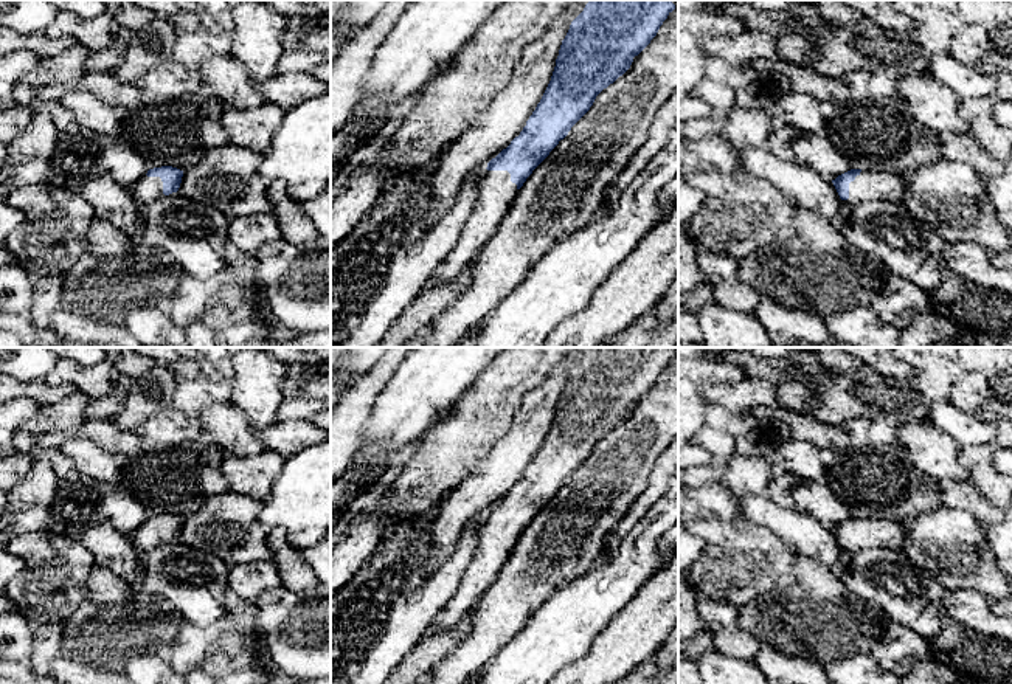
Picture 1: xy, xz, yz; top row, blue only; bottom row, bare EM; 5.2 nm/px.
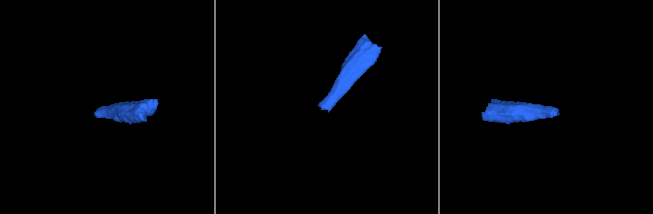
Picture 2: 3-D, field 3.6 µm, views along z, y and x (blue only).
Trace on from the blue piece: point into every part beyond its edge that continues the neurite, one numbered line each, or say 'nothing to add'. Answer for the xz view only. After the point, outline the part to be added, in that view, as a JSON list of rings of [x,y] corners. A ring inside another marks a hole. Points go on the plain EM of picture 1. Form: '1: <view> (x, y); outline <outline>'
1: xz (495, 540); outline [[[484,518],[478,527],[473,555],[464,569],[455,596],[438,613],[424,636],[458,625],[498,577],[518,537],[508,518]]]

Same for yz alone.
1: yz (869, 532); outline [[[861,518],[854,529],[849,530],[849,546],[844,552],[883,548],[902,551],[908,541],[905,524],[883,521],[875,518]]]

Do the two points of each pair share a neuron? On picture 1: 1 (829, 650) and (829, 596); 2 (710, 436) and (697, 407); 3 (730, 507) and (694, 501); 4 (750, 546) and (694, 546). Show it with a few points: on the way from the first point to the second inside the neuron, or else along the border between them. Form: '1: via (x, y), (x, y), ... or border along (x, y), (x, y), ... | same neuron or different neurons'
1: via (829, 636), (829, 610) | same neuron
2: border along (705, 424), (694, 435) | different neurons
3: via (720, 503), (703, 501) | same neuron
4: border along (696, 534), (703, 542), (703, 552), (694, 563) | different neurons

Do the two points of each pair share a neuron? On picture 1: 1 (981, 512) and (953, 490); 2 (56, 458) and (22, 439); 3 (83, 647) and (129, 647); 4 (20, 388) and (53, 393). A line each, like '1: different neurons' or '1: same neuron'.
1: same neuron
2: same neuron
3: same neuron
4: same neuron

